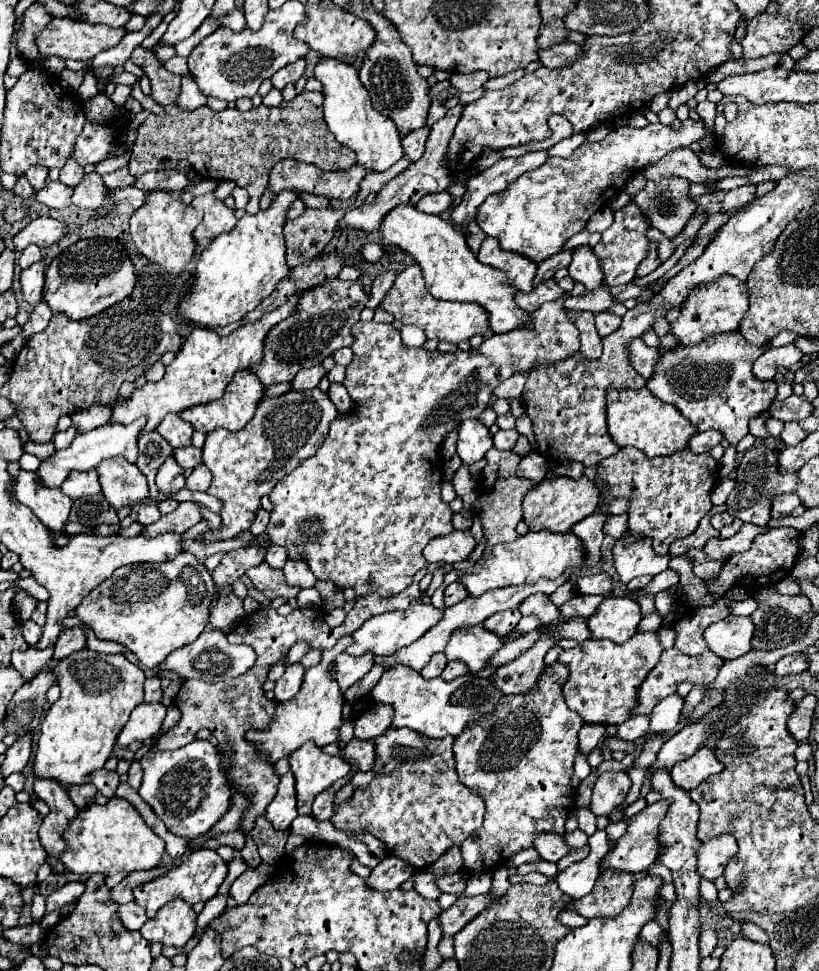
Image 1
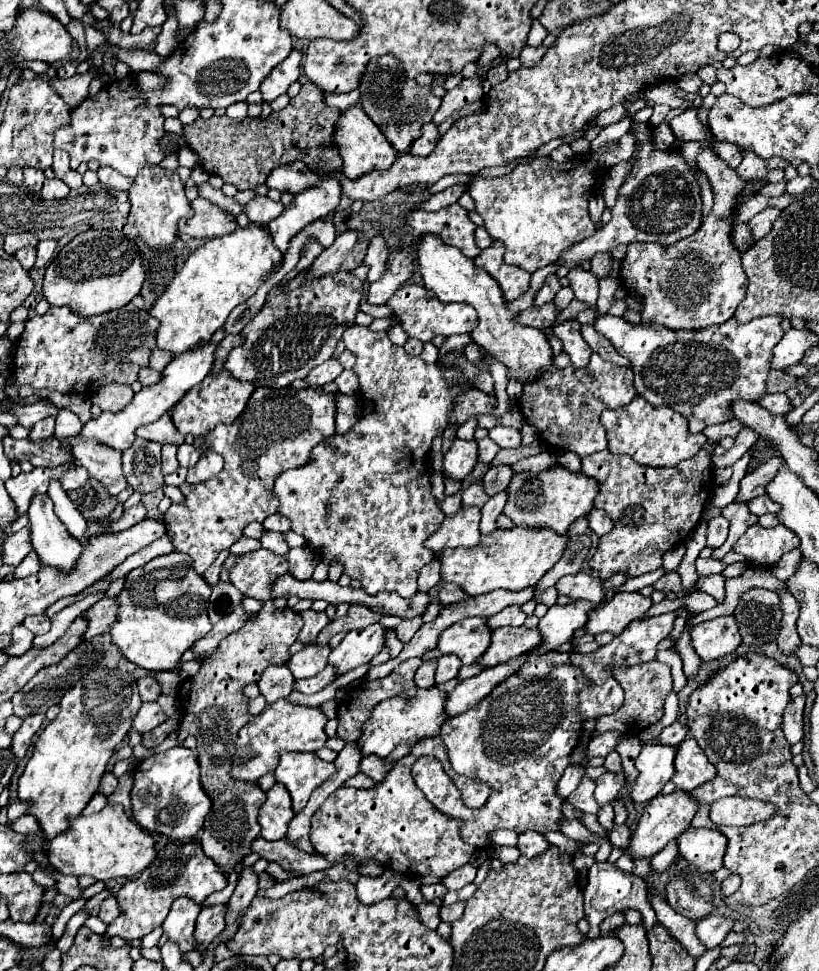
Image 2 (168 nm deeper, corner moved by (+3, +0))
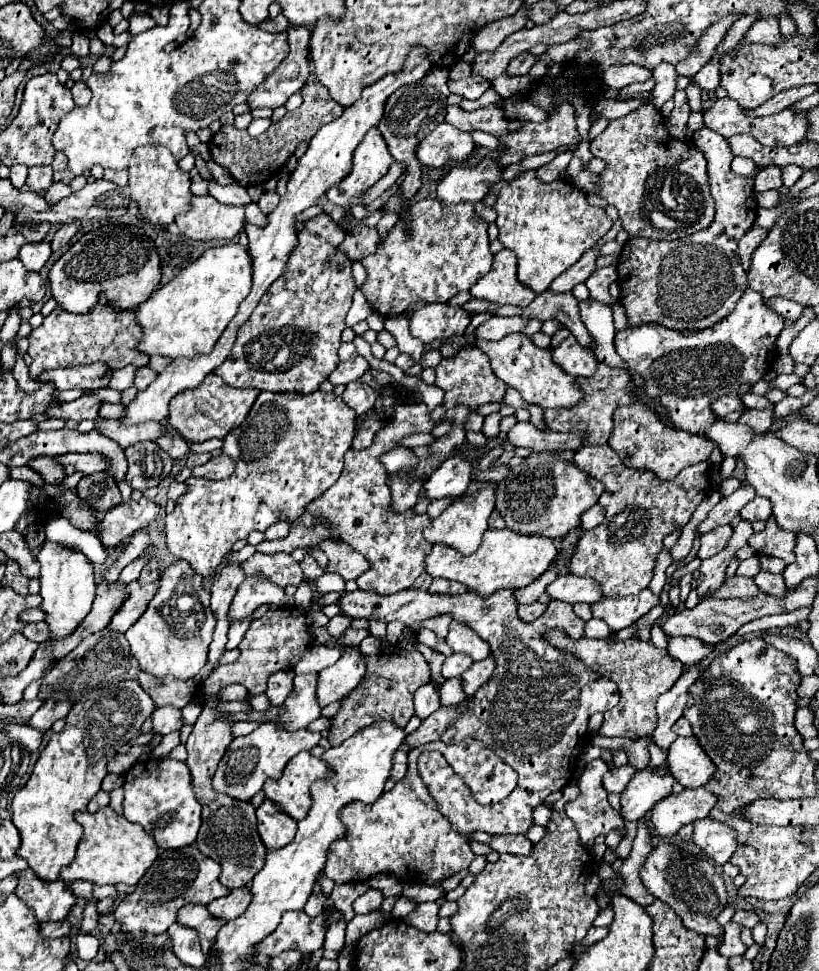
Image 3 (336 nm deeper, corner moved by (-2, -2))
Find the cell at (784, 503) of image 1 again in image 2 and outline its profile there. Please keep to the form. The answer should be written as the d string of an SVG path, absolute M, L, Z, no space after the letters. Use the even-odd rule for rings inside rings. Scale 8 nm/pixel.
M759 495L749 501L749 511L753 515L765 515L765 513L777 513L777 503L773 503L767 495Z

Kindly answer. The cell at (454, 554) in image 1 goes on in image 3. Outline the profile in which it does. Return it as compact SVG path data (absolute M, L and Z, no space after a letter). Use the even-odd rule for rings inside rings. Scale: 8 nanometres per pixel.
M482 489L482 491L474 493L474 495L462 497L462 501L454 501L440 517L436 517L432 521L432 525L428 529L424 529L426 541L454 547L462 555L474 553L480 547L480 541L482 541L484 531L488 529L488 517L494 511L494 503L496 503L494 491L486 491L486 489Z

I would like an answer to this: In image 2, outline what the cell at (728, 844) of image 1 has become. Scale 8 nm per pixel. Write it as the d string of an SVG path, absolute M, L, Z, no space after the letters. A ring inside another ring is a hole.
M689 827L679 835L679 853L689 863L703 871L717 871L723 867L723 855L727 847L727 837L717 829L693 829Z

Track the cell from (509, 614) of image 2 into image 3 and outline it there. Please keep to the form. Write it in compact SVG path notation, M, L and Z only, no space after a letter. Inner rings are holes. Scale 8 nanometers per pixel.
M536 601L536 603L532 603L532 605L520 605L518 607L518 617L522 619L522 621L536 621L542 613L546 610L547 605Z

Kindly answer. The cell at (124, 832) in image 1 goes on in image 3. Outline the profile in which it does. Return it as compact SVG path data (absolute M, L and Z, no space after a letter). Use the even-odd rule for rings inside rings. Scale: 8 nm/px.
M110 807L98 809L96 813L88 813L88 811L76 813L76 821L84 827L84 835L78 843L74 861L60 873L60 879L64 883L86 879L96 885L104 885L104 883L136 885L140 877L146 873L146 869L150 869L150 865L158 857L158 847L154 839L144 829L140 829L140 825L126 821L126 817L118 815Z

